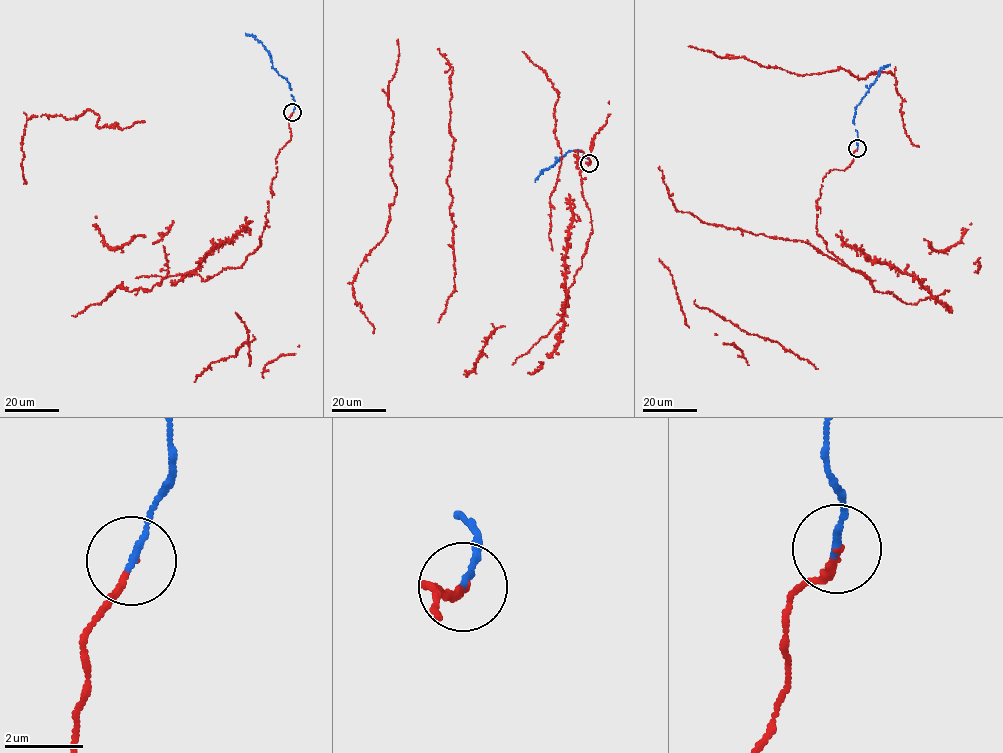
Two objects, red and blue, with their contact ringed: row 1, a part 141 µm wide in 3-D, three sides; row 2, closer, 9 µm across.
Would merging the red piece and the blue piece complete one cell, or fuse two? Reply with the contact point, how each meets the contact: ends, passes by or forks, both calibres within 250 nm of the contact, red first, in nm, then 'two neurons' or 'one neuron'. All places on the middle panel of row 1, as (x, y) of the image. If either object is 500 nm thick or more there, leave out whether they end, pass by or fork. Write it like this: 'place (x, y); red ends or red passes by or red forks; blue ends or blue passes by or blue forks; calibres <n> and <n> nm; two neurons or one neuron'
place (589, 163); red ends; blue ends; calibres 140 and 180 nm; one neuron

